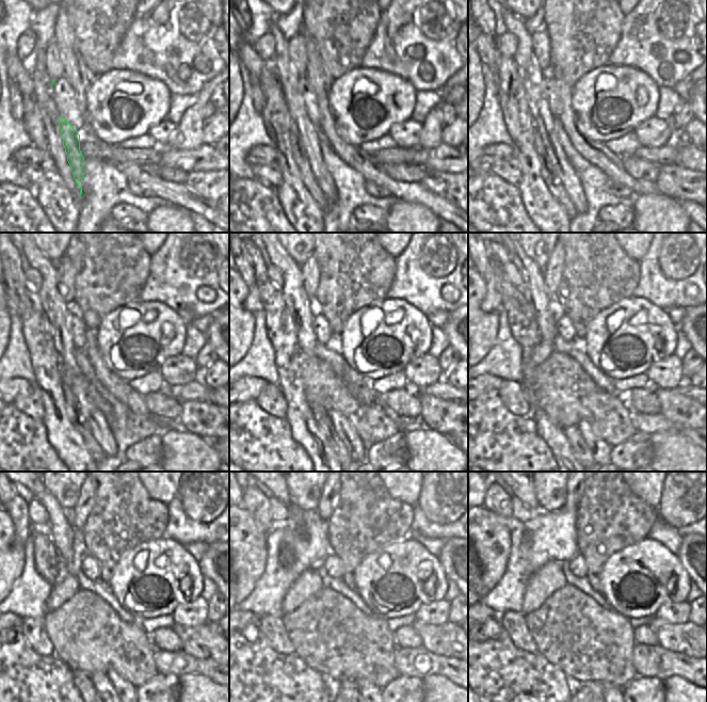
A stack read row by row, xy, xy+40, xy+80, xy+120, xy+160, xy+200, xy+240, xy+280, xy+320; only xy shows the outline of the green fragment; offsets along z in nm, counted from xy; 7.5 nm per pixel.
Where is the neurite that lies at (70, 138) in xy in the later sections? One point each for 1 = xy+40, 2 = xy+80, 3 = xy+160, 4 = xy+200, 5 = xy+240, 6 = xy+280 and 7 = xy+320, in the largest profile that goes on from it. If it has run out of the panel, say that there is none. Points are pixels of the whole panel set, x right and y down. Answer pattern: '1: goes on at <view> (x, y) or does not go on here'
1: goes on at xy+40 (288, 75)
2: goes on at xy+80 (531, 74)
3: goes on at xy+160 (301, 308)
4: goes on at xy+200 (535, 291)
5: goes on at xy+240 (61, 532)
6: goes on at xy+280 (365, 688)
7: goes on at xy+320 (608, 688)

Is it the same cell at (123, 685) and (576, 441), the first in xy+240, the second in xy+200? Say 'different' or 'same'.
different

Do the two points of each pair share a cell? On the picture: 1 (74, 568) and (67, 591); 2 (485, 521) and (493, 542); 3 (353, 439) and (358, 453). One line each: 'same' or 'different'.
1: different
2: same
3: same

